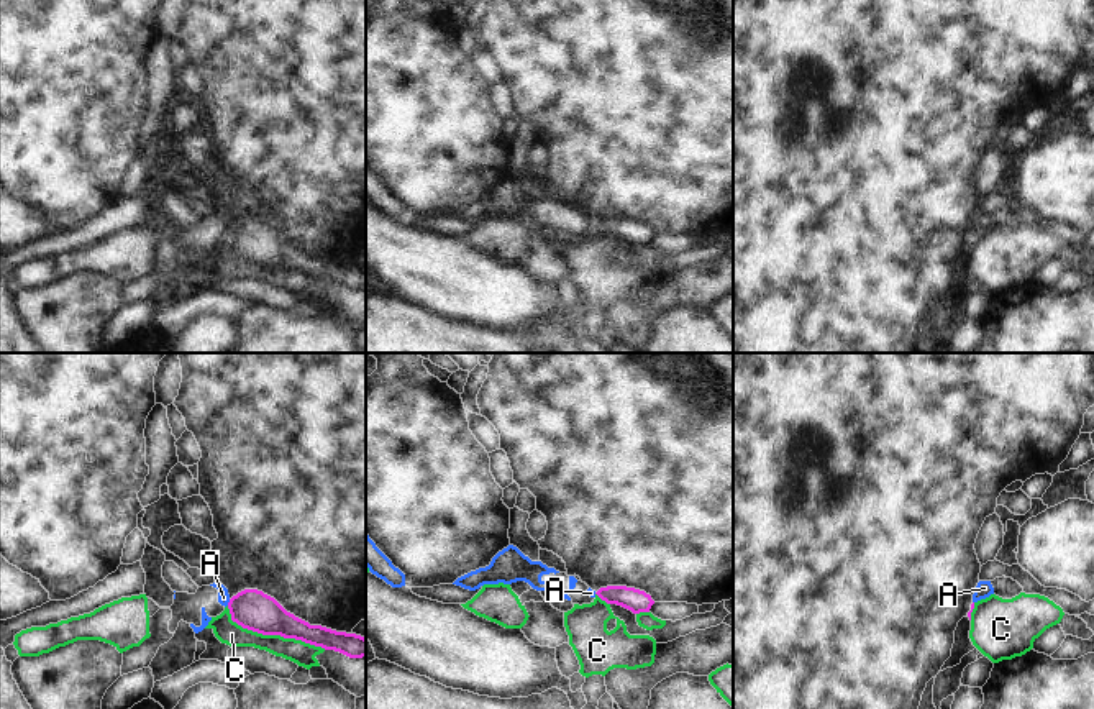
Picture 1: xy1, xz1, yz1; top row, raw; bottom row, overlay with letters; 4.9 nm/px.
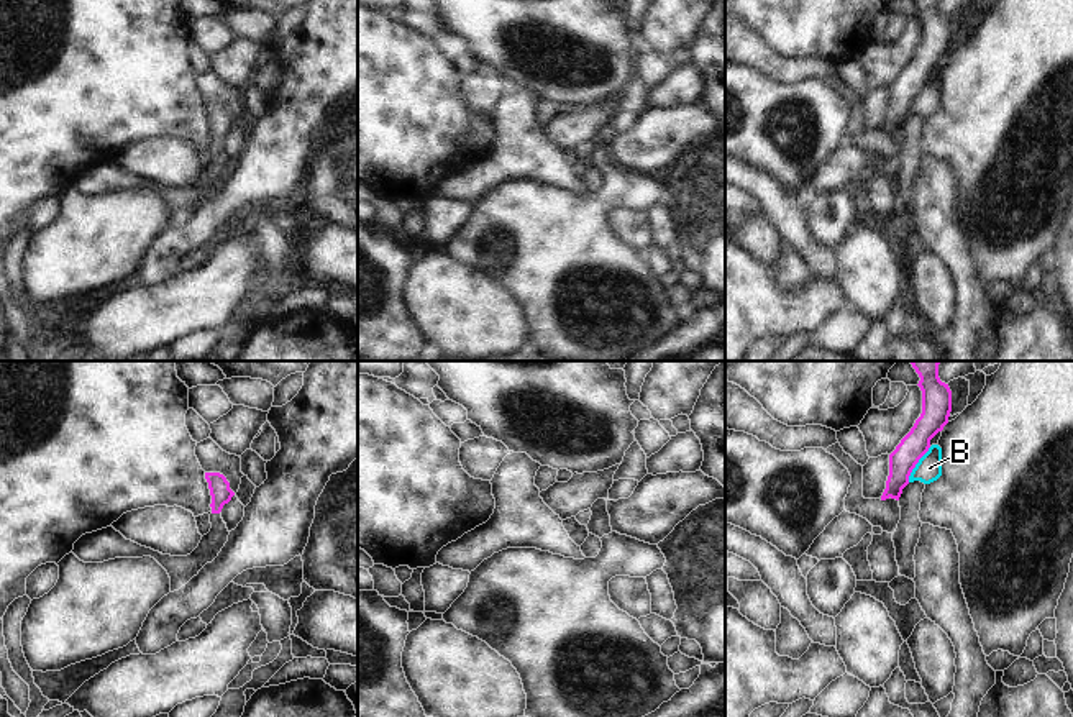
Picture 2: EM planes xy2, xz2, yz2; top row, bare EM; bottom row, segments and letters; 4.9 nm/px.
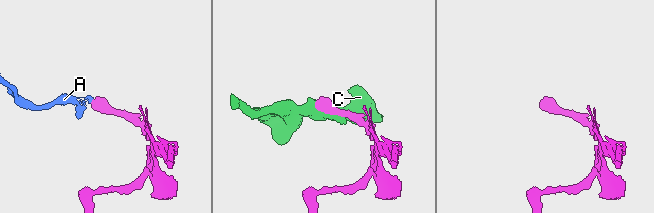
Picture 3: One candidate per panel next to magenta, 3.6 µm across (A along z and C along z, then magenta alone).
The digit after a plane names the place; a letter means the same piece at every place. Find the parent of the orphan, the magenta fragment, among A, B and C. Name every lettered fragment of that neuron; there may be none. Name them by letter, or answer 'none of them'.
none of them

